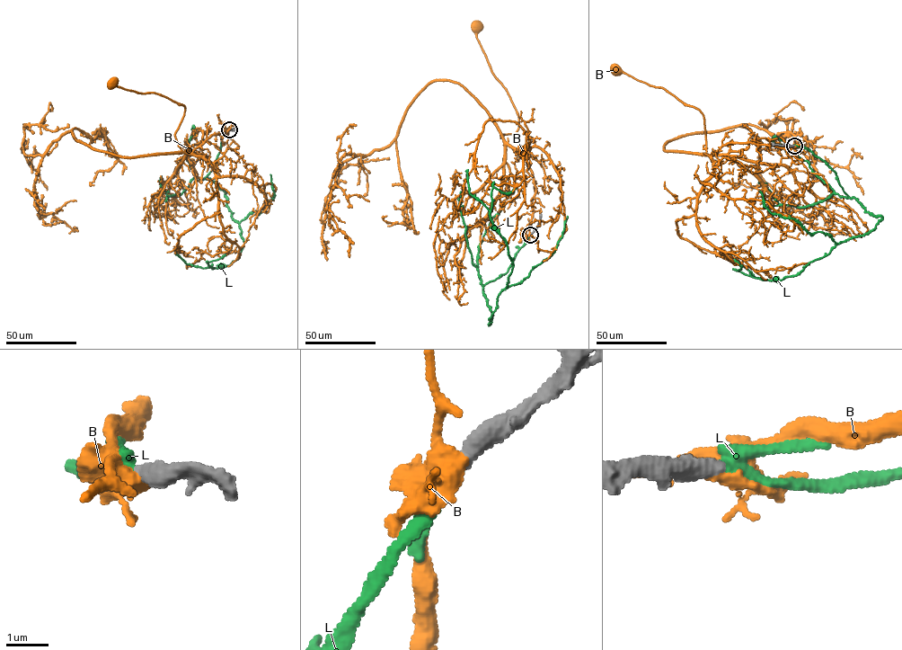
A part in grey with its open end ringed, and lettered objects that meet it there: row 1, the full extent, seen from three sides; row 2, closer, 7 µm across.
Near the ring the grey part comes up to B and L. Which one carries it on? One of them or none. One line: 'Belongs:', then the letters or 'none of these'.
Belongs: L

